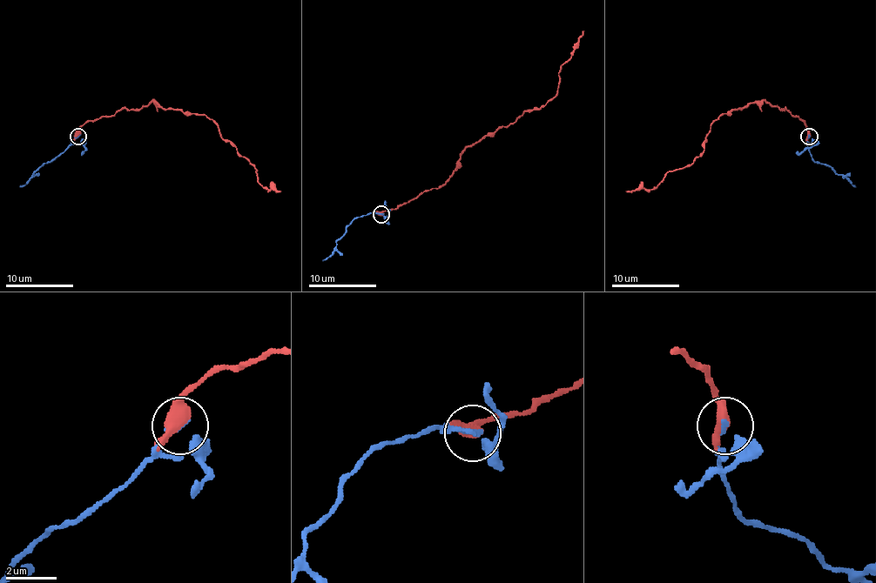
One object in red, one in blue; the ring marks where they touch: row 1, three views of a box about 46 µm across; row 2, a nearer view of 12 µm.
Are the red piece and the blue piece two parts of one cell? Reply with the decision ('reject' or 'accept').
accept

